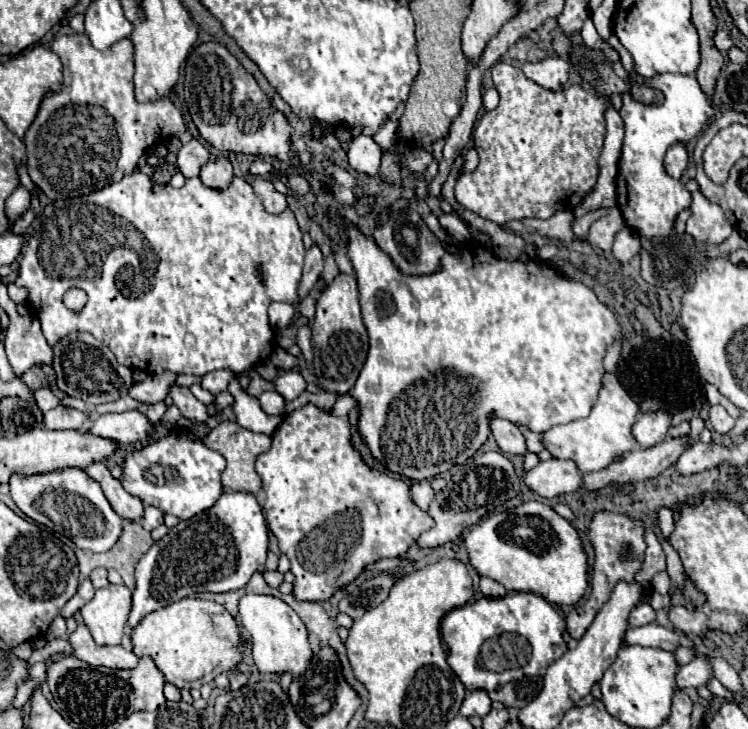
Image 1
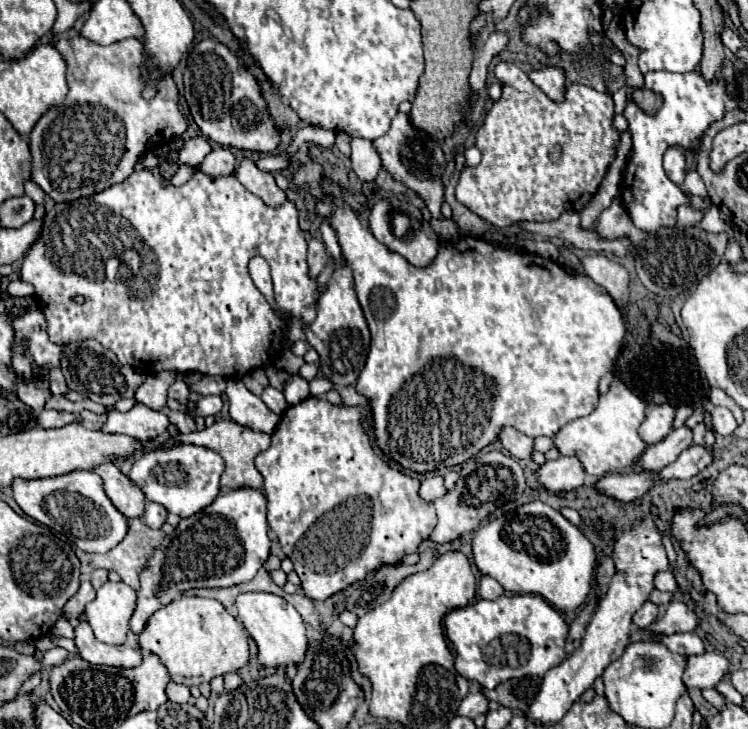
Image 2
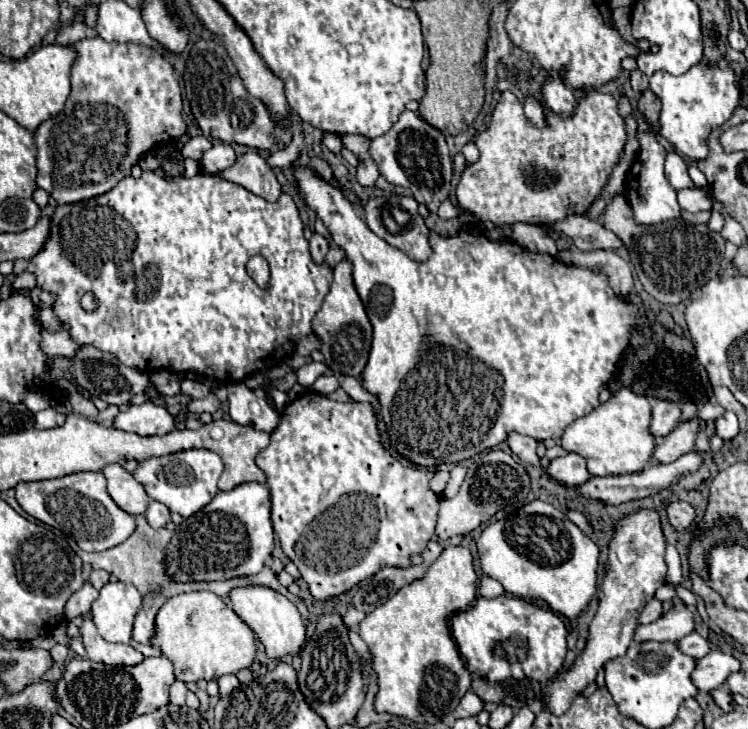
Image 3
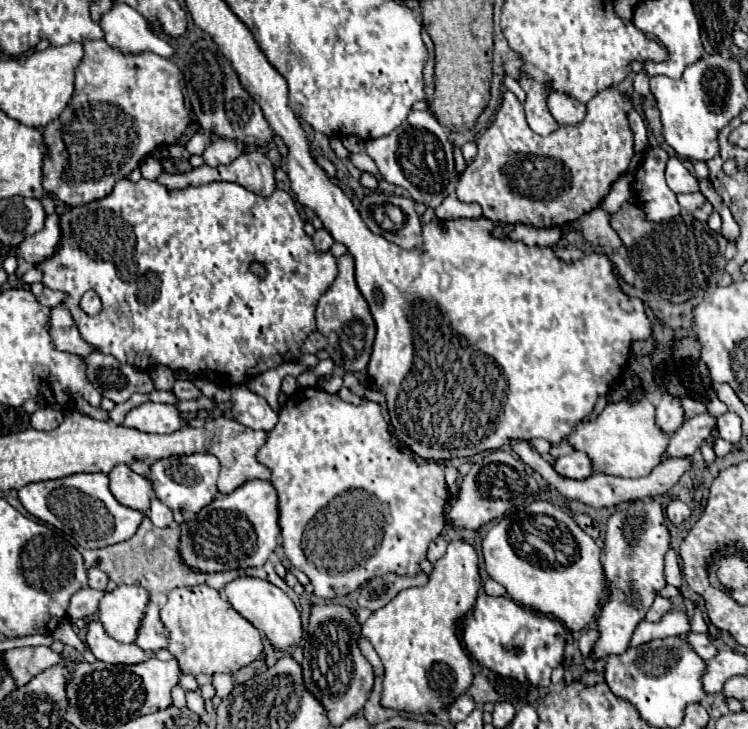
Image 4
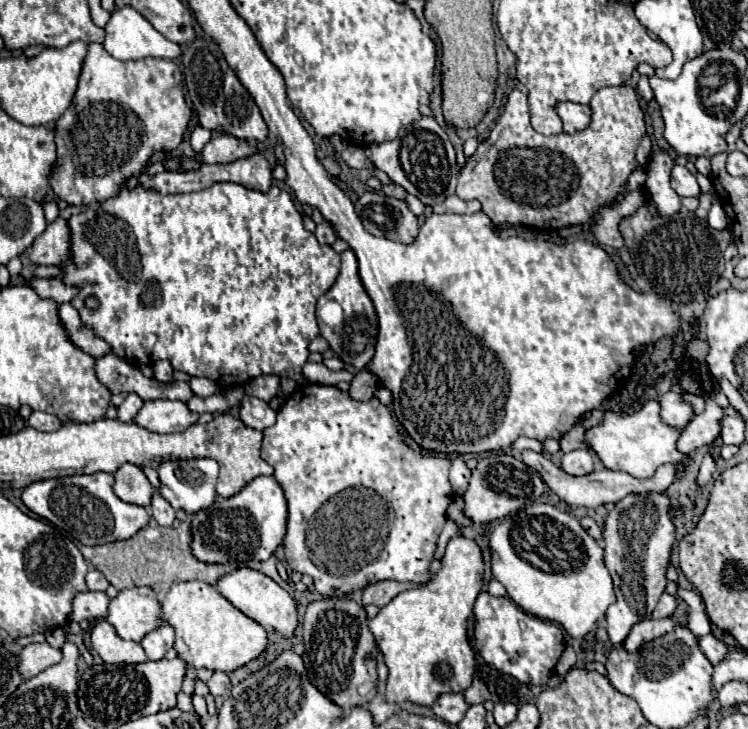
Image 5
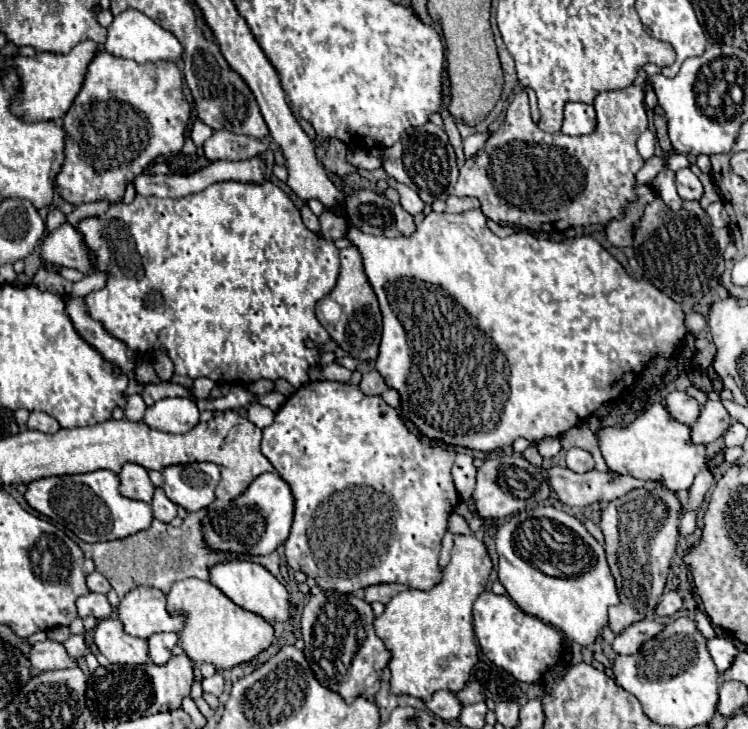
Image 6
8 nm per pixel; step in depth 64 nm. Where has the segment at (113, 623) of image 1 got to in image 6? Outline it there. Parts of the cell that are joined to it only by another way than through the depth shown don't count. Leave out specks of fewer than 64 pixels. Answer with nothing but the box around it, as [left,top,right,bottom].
[118,586,184,638]

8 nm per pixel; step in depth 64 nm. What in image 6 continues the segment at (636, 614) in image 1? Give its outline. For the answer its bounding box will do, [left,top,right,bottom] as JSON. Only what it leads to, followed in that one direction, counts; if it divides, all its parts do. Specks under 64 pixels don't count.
[656,588,682,616]

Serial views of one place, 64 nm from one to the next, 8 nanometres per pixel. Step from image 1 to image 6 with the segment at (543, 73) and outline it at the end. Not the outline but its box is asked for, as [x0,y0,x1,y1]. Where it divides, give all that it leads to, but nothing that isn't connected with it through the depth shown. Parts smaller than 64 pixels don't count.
[564,102,596,134]

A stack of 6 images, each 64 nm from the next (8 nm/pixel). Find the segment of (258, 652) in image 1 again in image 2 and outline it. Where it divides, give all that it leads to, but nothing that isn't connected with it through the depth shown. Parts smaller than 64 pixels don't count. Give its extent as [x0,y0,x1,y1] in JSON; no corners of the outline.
[234,592,308,668]

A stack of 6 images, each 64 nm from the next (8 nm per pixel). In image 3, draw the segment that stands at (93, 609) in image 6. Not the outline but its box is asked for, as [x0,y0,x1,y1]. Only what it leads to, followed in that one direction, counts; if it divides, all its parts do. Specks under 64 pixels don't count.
[64,582,98,620]

